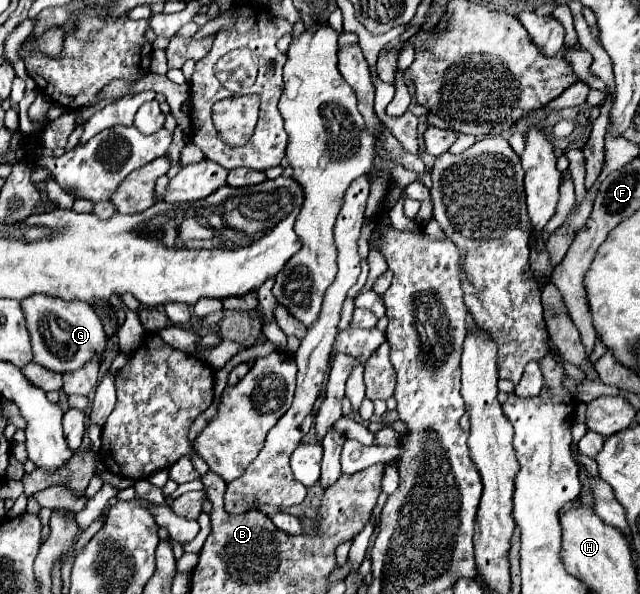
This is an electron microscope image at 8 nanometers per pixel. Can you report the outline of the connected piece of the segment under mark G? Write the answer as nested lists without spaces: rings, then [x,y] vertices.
[[[31,296],[31,300],[23,300],[21,304],[23,312],[27,312],[27,328],[31,332],[33,358],[37,364],[45,366],[47,370],[65,374],[83,368],[83,364],[95,356],[105,360],[107,334],[103,320],[89,304],[63,304],[63,300],[55,300],[53,296]]]

